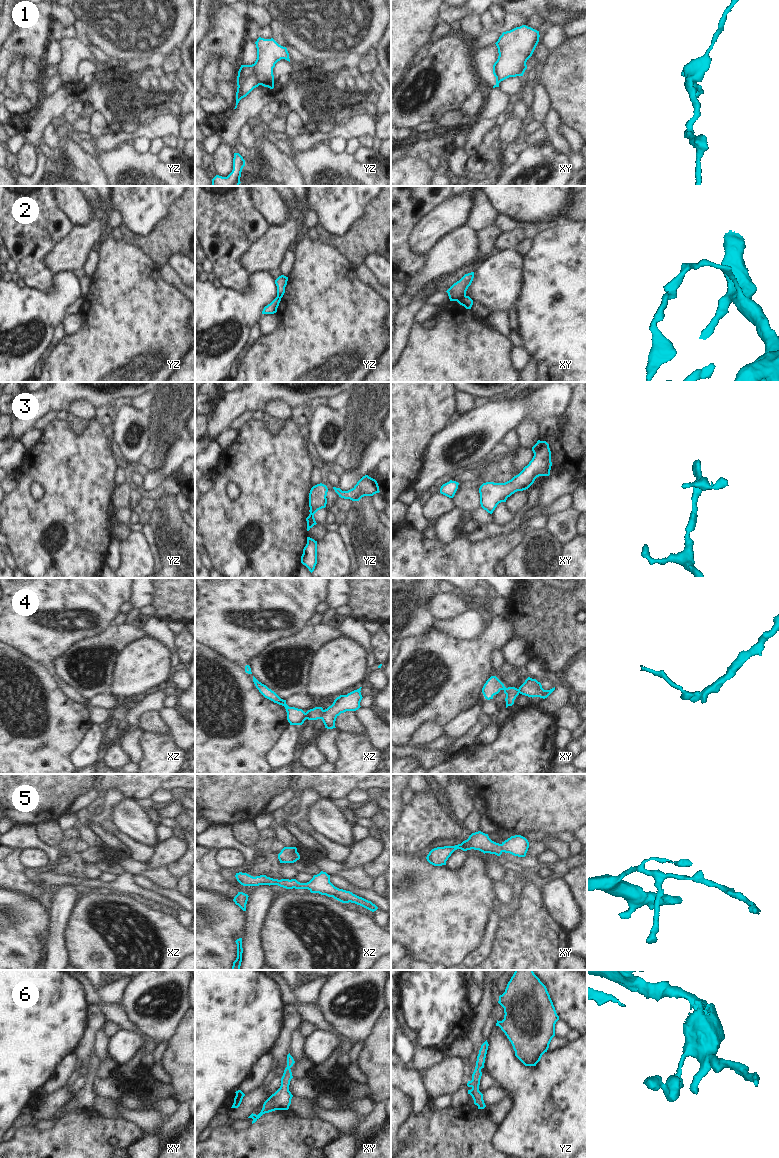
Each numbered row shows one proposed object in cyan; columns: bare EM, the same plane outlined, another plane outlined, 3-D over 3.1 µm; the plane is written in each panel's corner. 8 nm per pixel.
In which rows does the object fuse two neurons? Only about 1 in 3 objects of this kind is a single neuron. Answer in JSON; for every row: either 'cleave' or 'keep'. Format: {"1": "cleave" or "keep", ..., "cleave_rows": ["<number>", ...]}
{"1": "cleave", "2": "cleave", "3": "keep", "4": "cleave", "5": "keep", "6": "keep", "cleave_rows": ["1", "2", "4"]}

